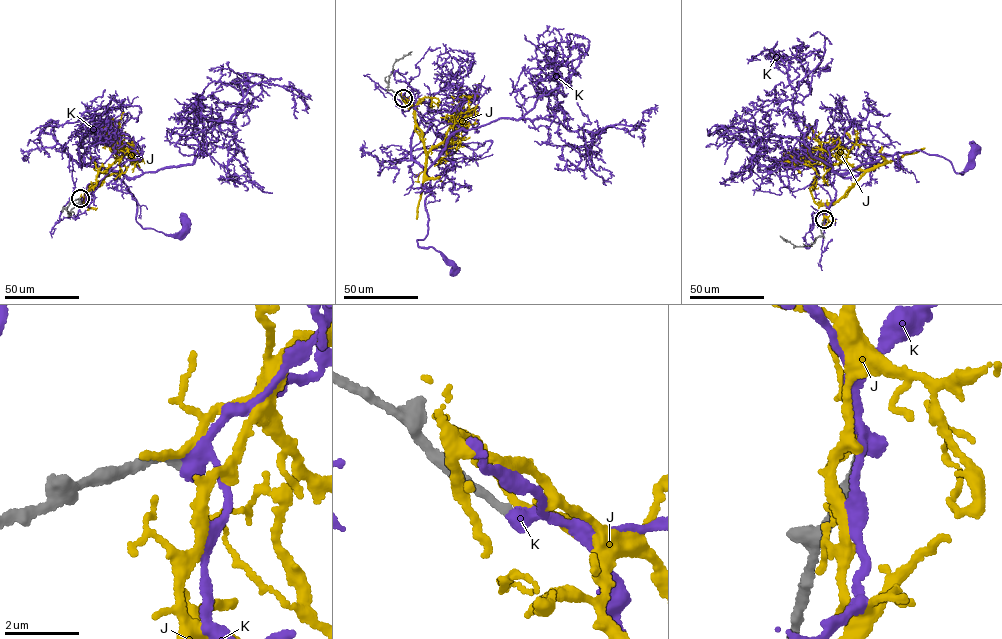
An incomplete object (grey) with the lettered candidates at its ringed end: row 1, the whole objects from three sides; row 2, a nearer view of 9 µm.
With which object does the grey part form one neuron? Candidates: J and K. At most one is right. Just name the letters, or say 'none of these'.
K

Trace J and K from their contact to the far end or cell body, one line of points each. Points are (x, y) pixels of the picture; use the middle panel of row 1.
J: (403, 98), (413, 106), (427, 155), (445, 138), (453, 122), (460, 119), (460, 88)
K: (403, 98), (424, 121), (465, 130), (450, 135), (427, 172), (427, 235), (417, 240), (441, 253), (454, 270)

